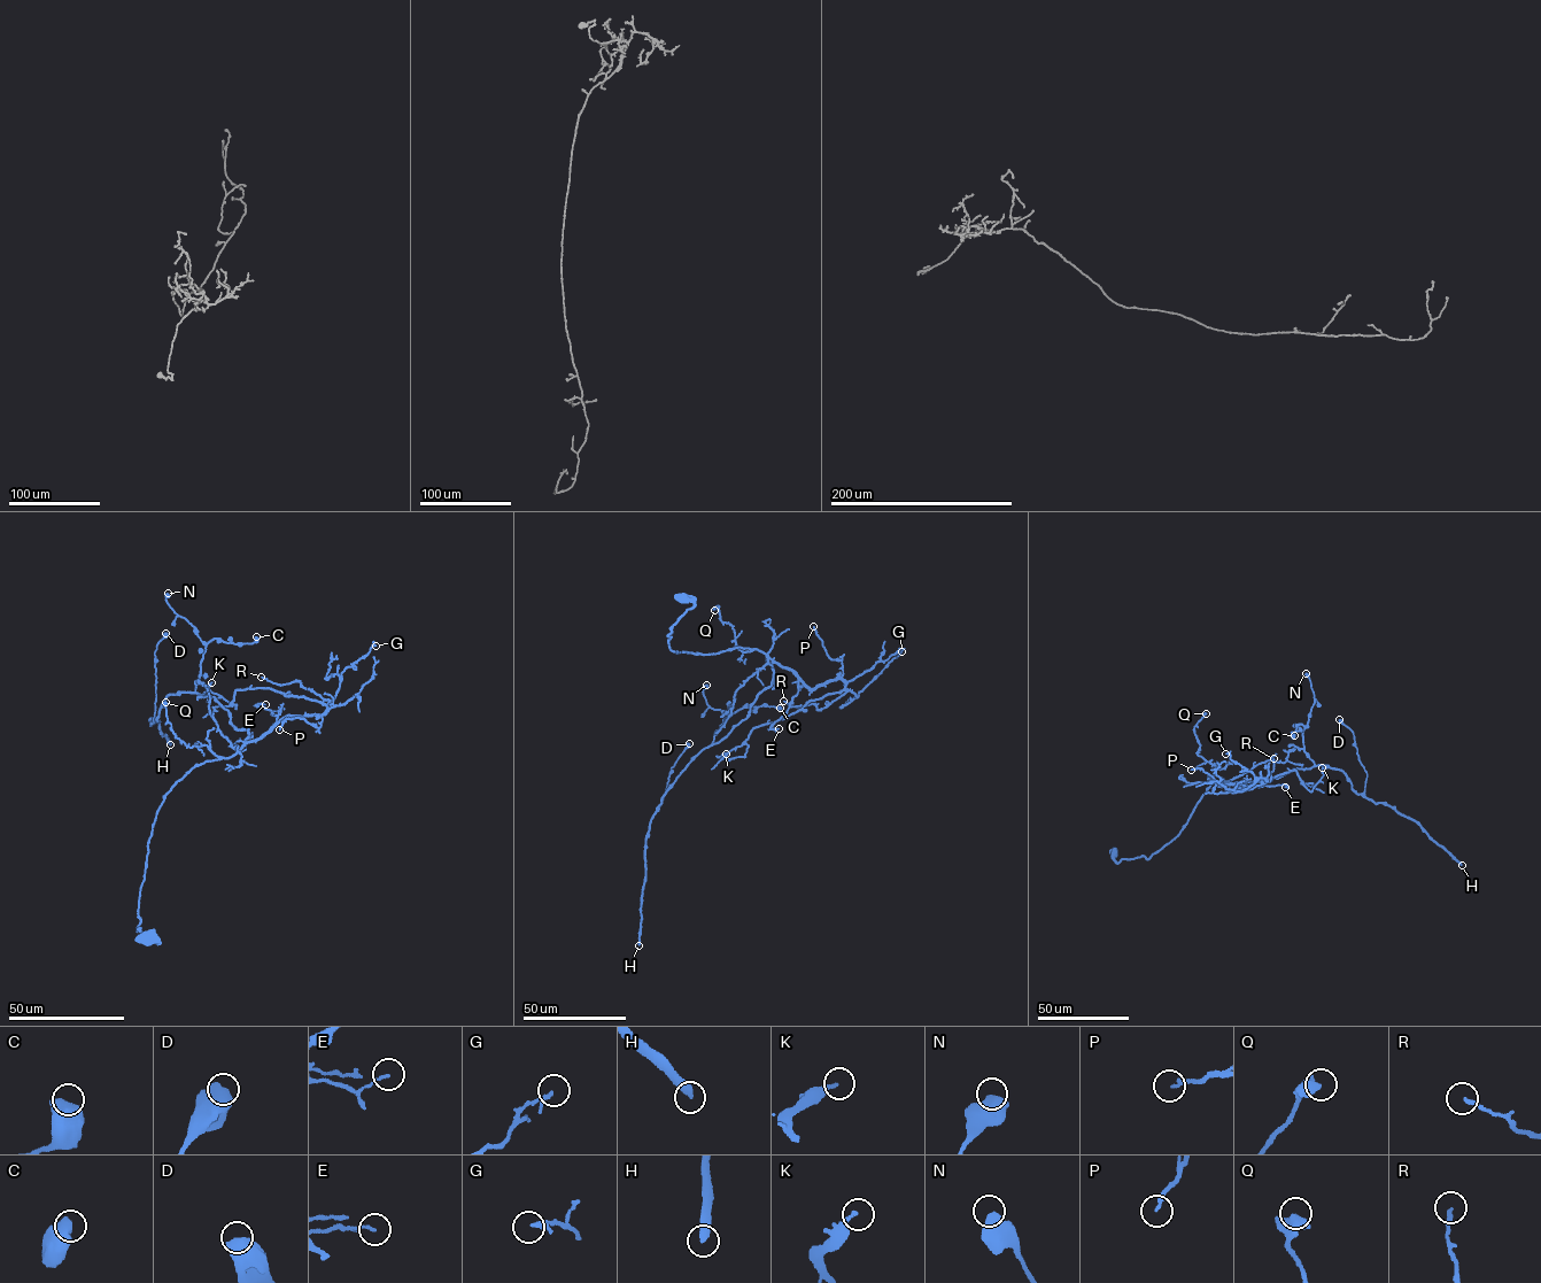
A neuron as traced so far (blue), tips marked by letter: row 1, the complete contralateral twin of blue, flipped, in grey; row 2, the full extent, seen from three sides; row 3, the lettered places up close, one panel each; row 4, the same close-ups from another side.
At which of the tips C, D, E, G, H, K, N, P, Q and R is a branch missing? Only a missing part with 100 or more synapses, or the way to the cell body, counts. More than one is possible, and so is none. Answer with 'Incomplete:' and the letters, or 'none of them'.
Incomplete: H

